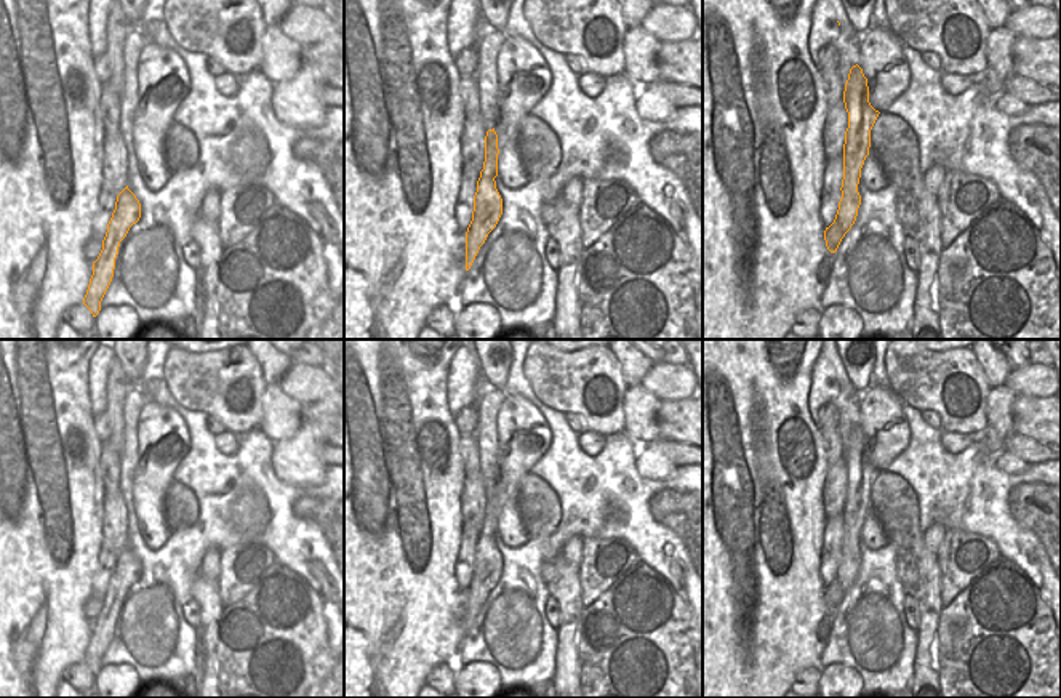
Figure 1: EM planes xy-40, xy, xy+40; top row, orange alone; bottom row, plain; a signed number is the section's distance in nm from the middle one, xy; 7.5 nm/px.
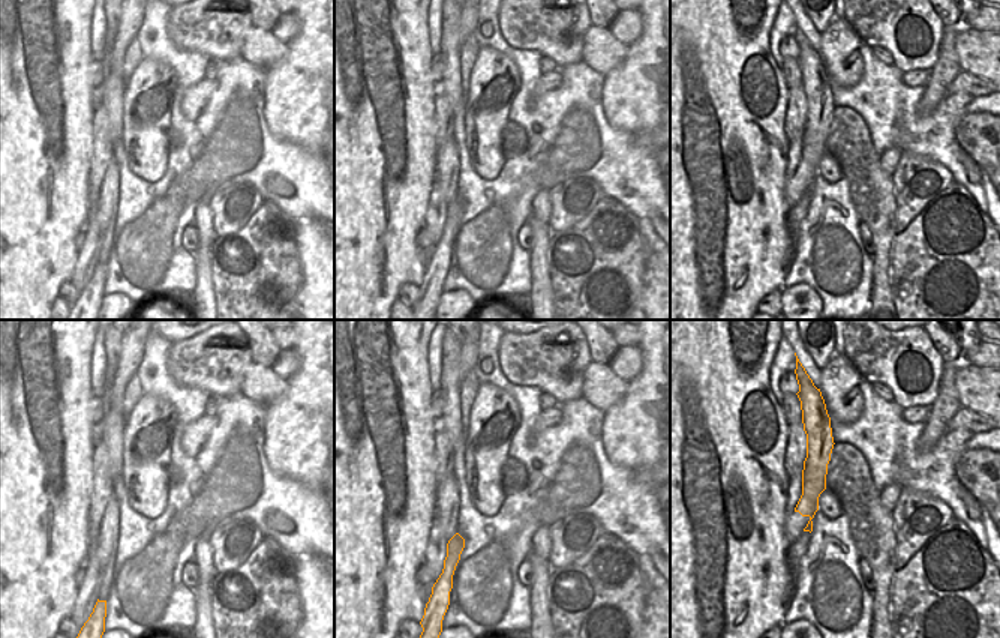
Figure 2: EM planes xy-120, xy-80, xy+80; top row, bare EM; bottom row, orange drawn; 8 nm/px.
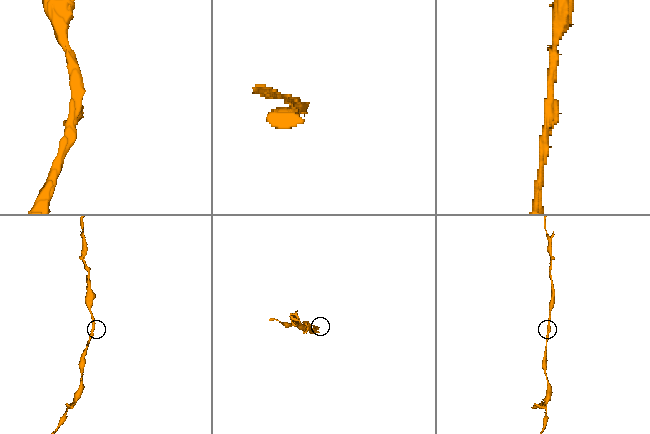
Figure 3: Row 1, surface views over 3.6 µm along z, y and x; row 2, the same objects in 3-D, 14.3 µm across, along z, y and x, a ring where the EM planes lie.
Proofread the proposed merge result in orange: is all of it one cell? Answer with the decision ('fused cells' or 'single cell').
single cell

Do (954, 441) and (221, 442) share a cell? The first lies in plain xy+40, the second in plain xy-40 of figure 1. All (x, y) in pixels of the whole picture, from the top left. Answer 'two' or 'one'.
one

